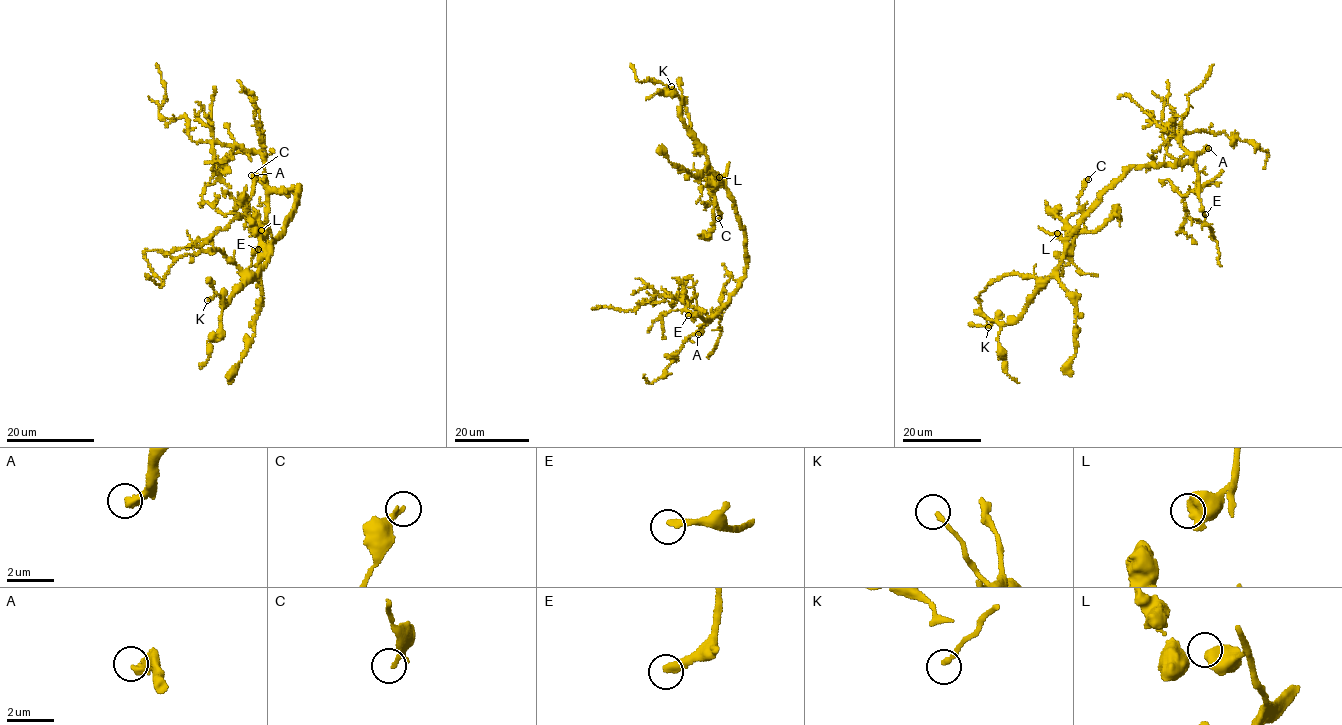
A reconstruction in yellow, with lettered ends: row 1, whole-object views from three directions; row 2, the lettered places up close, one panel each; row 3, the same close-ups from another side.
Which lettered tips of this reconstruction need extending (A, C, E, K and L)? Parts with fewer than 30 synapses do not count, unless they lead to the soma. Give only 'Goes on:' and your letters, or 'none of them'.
Goes on: A

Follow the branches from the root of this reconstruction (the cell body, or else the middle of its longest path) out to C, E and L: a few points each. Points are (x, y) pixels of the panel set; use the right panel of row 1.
C: (1121, 178), (1080, 219), (1069, 239), (1070, 245), (1073, 230), (1066, 220), (1077, 211), (1081, 191), (1088, 179)
E: (1121, 178), (1132, 168), (1191, 164), (1197, 172), (1198, 197), (1205, 214)
L: (1121, 178), (1102, 194), (1067, 237), (1057, 239), (1052, 233), (1057, 233)

